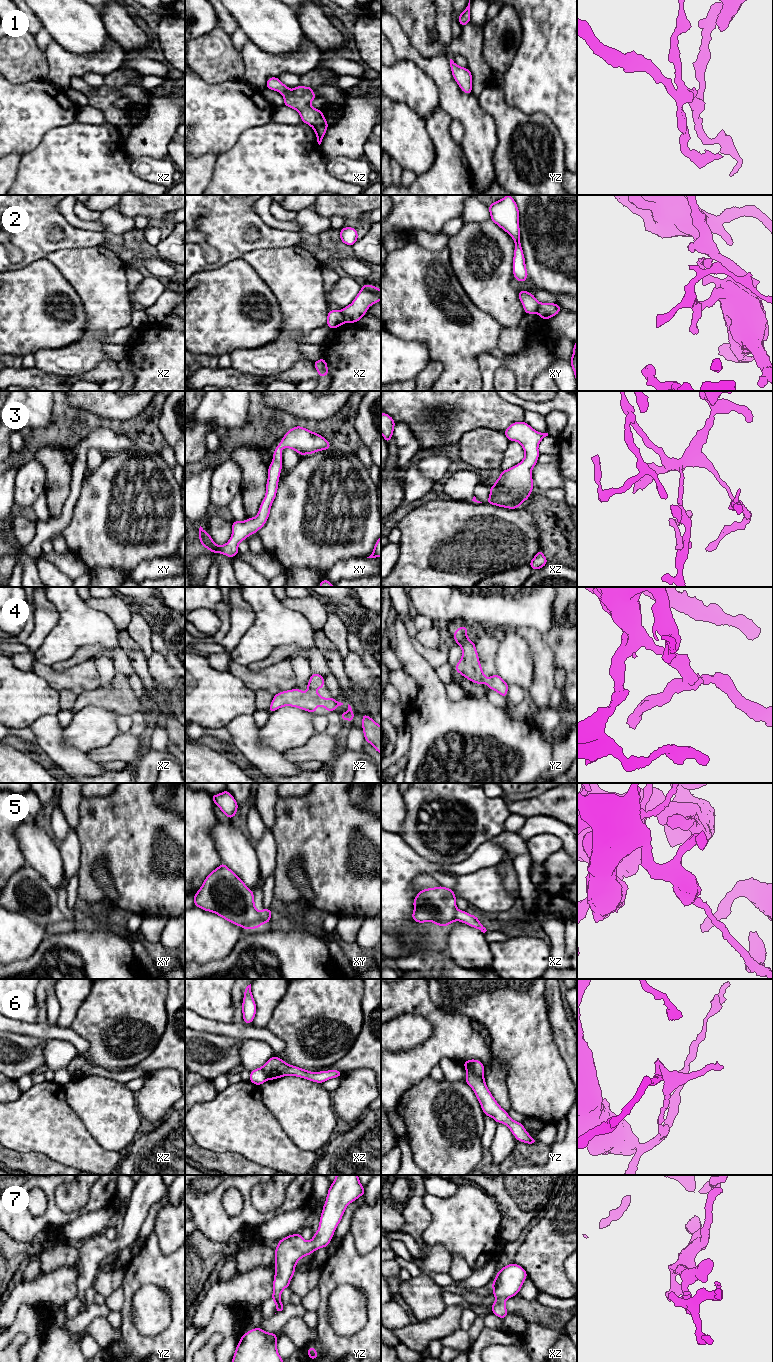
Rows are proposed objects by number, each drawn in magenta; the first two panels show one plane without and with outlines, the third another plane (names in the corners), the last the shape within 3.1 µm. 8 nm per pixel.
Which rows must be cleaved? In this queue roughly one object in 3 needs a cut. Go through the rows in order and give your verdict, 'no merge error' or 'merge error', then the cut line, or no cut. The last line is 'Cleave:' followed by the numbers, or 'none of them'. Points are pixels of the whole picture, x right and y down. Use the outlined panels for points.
1: no merge error; no cut
2: merge error; cut in xz along (340, 311), (346, 321)
3: no merge error; no cut
4: no merge error; no cut
5: merge error; cut in xy along (258, 912), (262, 922)
6: merge error; cut in yz along (466, 1068), (483, 1078)
7: no merge error; no cut
Cleave: 2, 5, 6

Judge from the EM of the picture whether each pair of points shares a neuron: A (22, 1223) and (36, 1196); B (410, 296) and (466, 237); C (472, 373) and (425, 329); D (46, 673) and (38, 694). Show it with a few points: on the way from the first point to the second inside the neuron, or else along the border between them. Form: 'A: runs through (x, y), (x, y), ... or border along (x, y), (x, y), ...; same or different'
A: border along (45, 1194), (47, 1208), (40, 1216), (35, 1217); different
B: border along (446, 246), (449, 252), (450, 266), (457, 277); different
C: runs through (460, 361), (437, 338); same
D: border along (32, 671), (58, 691); different

